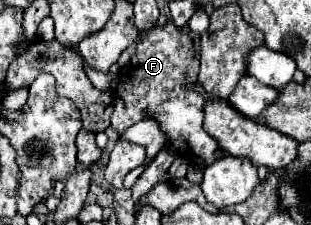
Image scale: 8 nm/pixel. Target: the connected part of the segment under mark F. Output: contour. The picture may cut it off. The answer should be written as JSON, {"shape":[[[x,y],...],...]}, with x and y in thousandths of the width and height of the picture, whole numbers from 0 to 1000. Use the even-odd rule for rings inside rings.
{"shape":[[[550,89],[531,116],[460,142],[441,187],[434,240],[383,320],[357,560],[383,587],[492,507],[492,524],[518,551],[518,578],[531,578],[550,658],[627,738],[666,747],[698,711],[691,676],[704,640],[653,578],[653,427],[633,418],[621,382],[608,382],[627,373],[633,320],[640,151],[614,142],[601,116],[563,116]]]}

